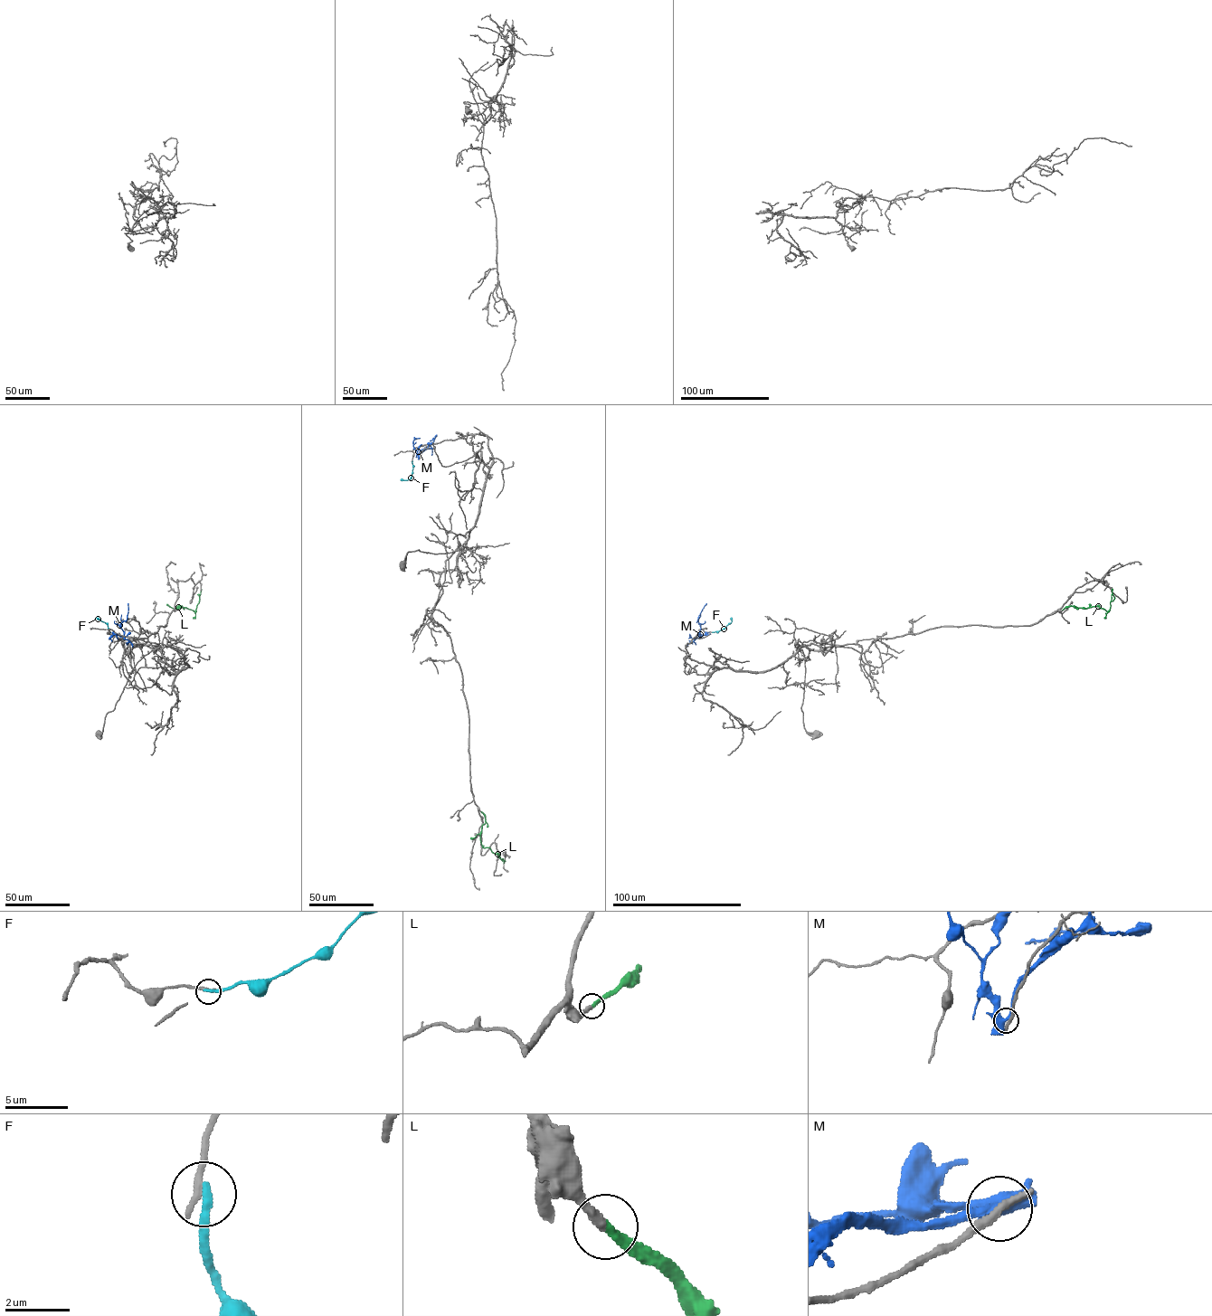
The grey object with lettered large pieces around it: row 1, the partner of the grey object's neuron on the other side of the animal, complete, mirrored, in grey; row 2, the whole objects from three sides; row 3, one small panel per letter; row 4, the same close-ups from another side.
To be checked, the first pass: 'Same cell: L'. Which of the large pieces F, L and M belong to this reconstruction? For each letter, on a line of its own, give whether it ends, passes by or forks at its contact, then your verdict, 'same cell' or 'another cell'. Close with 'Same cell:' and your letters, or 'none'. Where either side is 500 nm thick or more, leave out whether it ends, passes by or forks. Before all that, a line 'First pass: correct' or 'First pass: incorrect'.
First pass: correct
F: it ends there; another cell
L: it ends there; same cell
M: it forks there; another cell
Same cell: L

